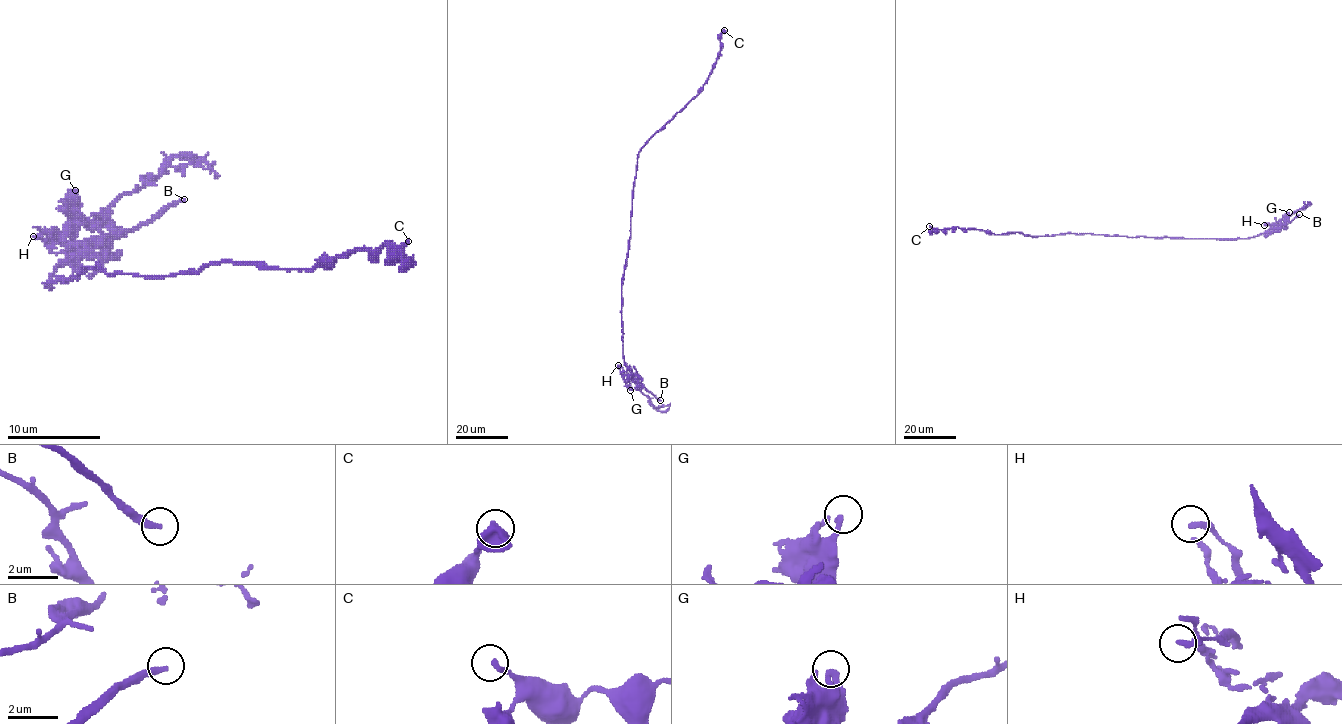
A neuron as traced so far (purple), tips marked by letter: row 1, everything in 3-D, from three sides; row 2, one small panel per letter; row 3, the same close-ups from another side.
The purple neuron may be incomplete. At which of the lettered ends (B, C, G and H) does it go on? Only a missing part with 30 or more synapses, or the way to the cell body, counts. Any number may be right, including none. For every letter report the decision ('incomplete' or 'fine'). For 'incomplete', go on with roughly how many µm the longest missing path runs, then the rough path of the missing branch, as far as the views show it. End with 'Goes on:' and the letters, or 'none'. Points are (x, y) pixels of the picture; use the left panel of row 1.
B: incomplete | 80 µm
C: fine
G: fine
H: fine
Goes on: B

